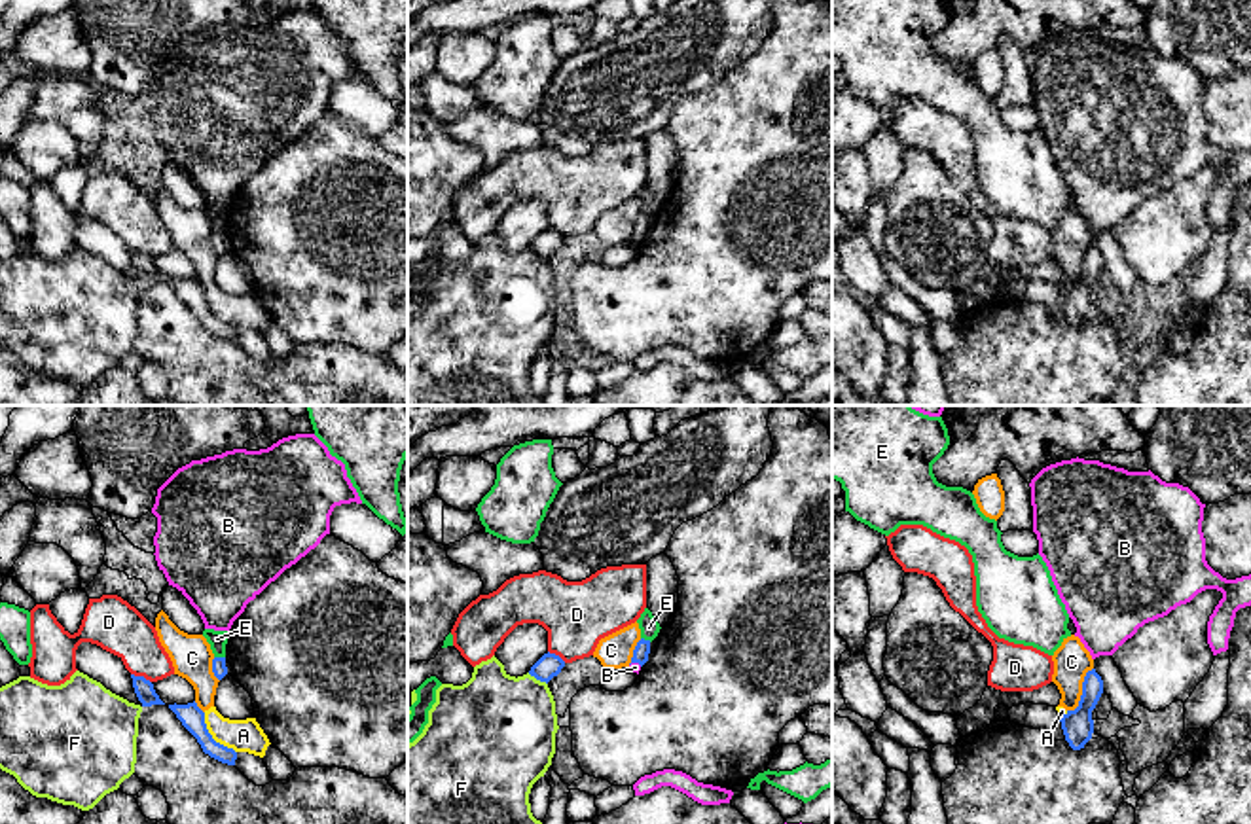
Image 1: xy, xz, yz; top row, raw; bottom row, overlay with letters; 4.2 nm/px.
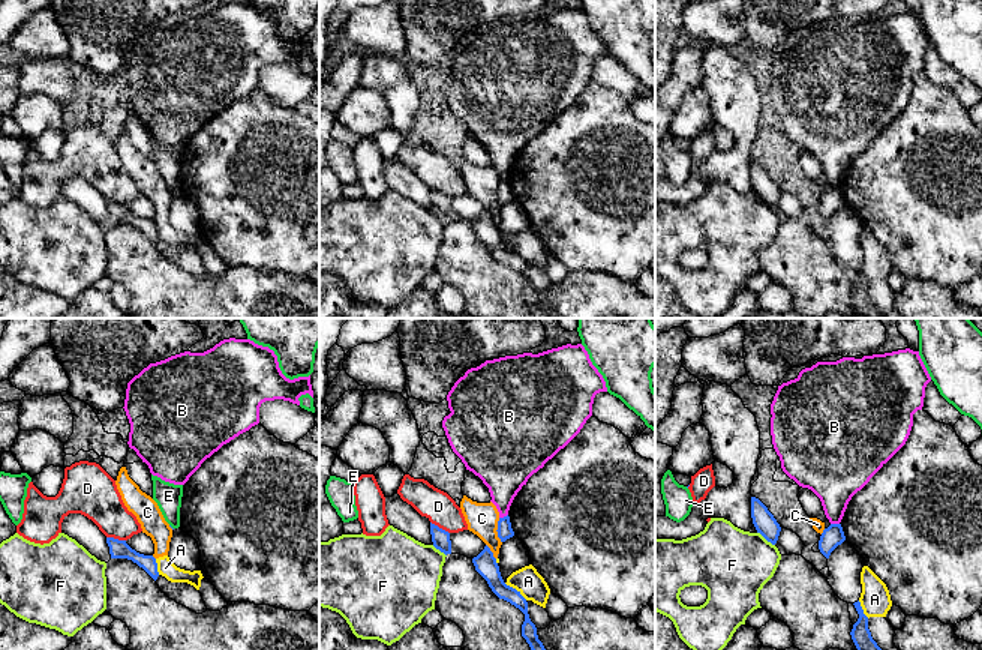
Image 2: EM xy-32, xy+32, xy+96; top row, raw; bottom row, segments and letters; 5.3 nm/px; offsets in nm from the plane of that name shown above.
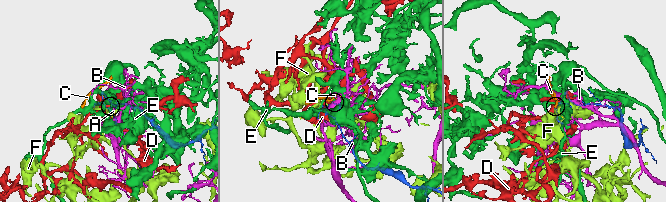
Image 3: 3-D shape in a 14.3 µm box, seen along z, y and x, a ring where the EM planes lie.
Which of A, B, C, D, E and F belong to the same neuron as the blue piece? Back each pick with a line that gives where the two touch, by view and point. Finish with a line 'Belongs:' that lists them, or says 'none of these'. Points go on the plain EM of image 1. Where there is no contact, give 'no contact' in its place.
Belongs: none of these

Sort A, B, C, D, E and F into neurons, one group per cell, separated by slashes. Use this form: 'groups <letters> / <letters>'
groups A C / B / D / E / F

